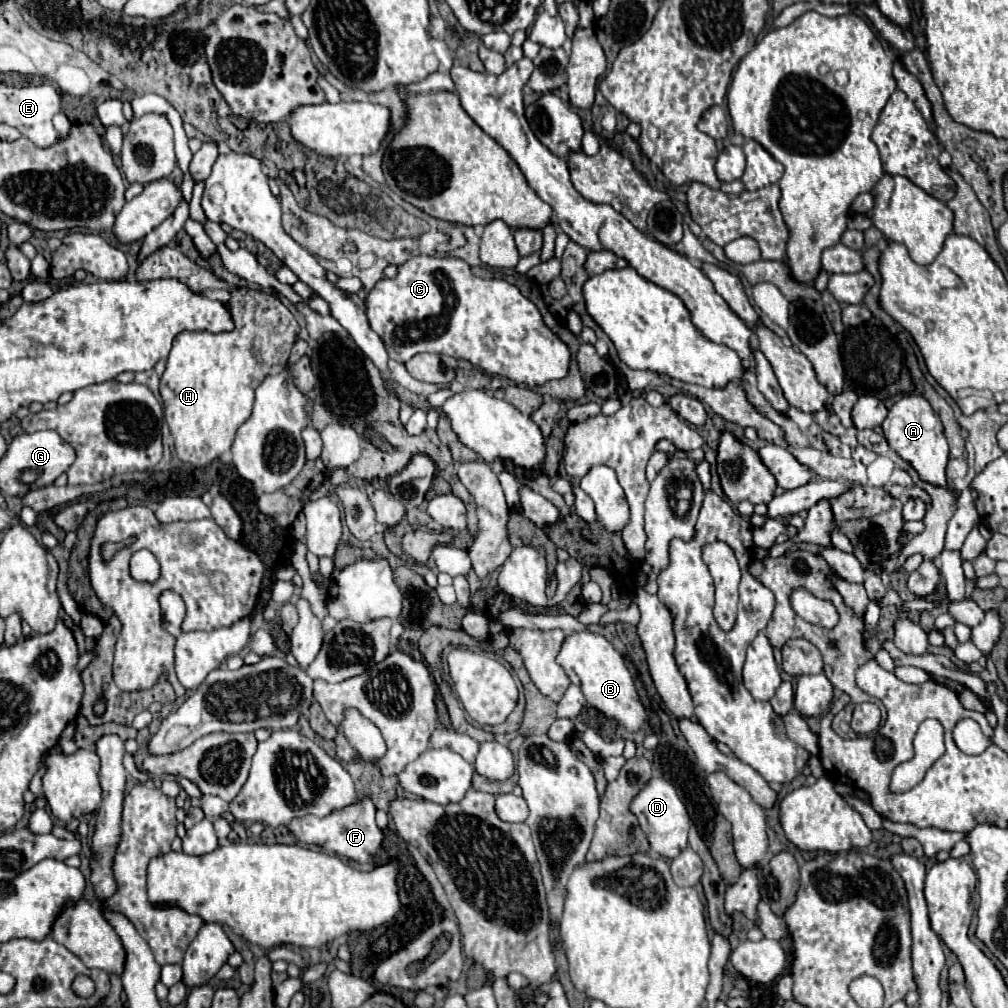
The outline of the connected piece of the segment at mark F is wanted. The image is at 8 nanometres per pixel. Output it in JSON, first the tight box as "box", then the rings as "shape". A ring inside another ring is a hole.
{"box":[286,796,384,864],"shape":[[[362,796],[362,800],[358,804],[350,804],[338,812],[330,812],[330,816],[322,816],[322,818],[302,816],[302,818],[286,824],[286,828],[302,844],[314,844],[314,846],[324,848],[326,852],[336,852],[338,856],[366,864],[368,858],[374,858],[378,854],[382,840],[384,840],[384,834],[376,826],[374,816],[376,816],[374,800],[370,796]]]}

